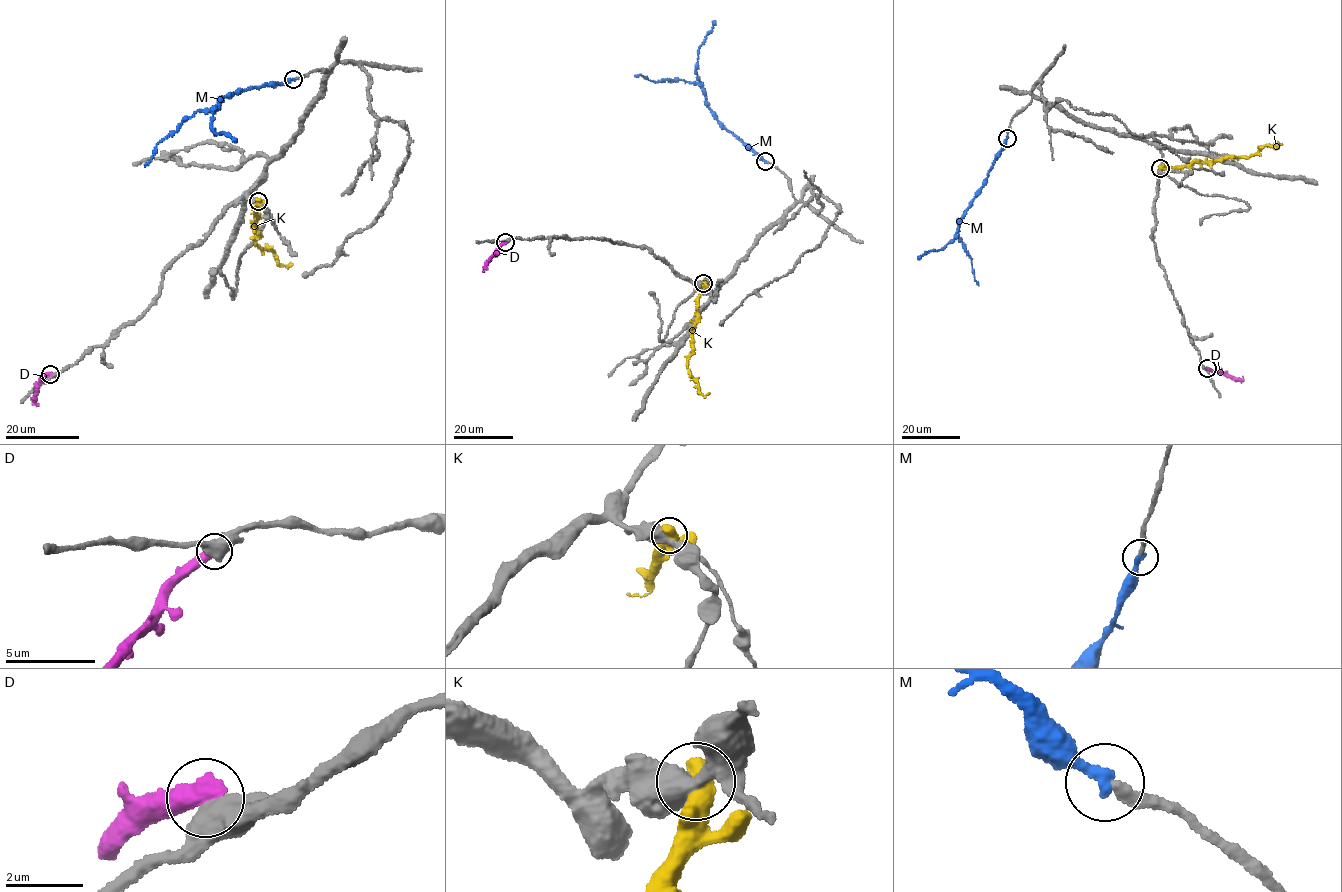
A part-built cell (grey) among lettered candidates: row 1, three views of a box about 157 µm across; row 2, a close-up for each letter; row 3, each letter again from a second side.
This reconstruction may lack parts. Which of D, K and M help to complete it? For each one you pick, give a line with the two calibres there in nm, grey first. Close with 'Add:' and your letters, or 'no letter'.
M: Thickness 280 nm (grey) against 360 nm
Add: M

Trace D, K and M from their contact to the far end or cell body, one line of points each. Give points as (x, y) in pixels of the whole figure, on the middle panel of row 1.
D: (505, 242), (496, 249), (484, 272)
K: (703, 283), (692, 334), (692, 353), (687, 361), (689, 374), (697, 383), (698, 390), (704, 395), (709, 392)
M: (765, 161), (729, 132), (709, 108), (704, 90), (698, 84), (670, 79), (654, 82), (642, 75), (634, 75)

